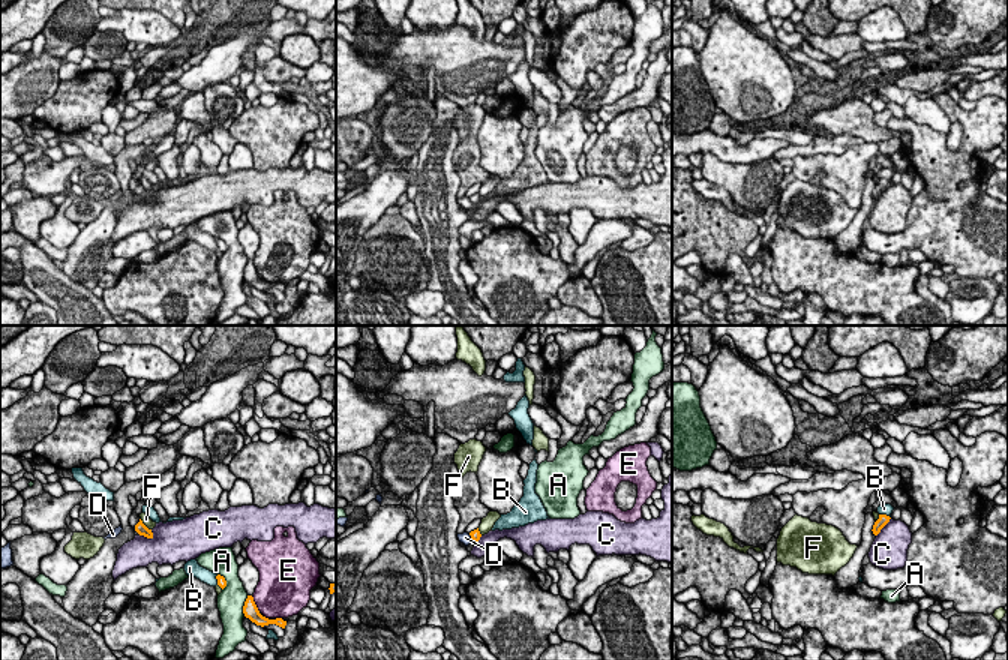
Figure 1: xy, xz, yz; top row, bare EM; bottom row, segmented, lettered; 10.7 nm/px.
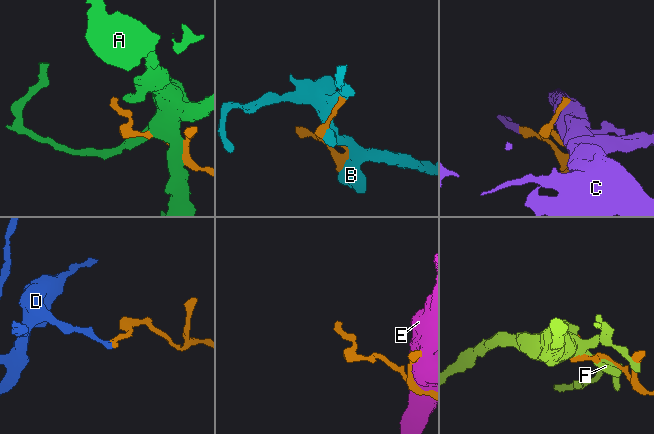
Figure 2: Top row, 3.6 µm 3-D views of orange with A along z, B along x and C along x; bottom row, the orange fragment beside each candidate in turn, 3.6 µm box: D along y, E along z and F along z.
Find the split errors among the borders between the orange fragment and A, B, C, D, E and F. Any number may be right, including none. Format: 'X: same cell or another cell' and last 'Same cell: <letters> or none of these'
A: another cell
B: another cell
C: another cell
D: another cell
E: another cell
F: another cell
Same cell: none of these

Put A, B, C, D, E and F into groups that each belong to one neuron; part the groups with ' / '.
A / B / C / D / E / F

